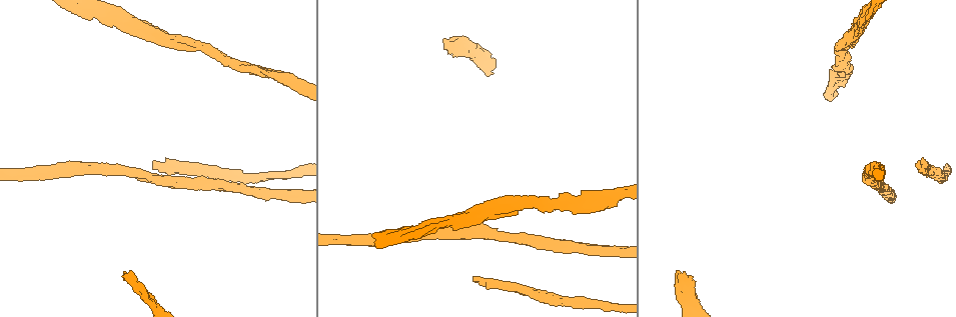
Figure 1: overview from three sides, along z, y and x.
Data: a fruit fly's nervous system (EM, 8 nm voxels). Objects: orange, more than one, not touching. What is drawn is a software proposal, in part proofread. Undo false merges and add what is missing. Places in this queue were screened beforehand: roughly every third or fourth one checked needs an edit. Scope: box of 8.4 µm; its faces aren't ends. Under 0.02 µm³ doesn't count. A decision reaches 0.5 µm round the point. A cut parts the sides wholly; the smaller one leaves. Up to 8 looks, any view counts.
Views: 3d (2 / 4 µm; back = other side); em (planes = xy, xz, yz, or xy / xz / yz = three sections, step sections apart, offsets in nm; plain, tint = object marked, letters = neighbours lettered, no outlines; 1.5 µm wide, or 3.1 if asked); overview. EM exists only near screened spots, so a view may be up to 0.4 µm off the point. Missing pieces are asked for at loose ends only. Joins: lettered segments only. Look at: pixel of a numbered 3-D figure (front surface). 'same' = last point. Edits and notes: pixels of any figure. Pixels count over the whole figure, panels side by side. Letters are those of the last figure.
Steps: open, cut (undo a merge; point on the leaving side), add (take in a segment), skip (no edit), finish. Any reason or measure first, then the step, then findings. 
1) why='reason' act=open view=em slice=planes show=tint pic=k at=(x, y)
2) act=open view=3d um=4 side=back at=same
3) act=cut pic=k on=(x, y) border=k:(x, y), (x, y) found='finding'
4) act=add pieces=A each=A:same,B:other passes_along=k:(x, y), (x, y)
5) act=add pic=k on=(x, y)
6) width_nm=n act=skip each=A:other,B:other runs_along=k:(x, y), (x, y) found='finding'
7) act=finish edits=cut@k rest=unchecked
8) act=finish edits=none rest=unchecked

why='branch stops here' act=open view=em slice=yz step=8 show=letters pic=1 at=(154, 165)

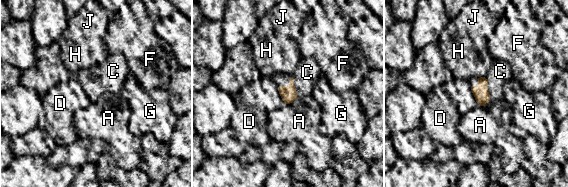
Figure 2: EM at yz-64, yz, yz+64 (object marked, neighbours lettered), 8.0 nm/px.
act=add pic=2 on=(307, 72) each=A:other,C:same,D:other,F:other,G:other,H:other,J:other passes_along=2:(288, 94), (294, 86), (307, 72) found='the neuron continues'

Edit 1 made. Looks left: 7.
act=open view=overview

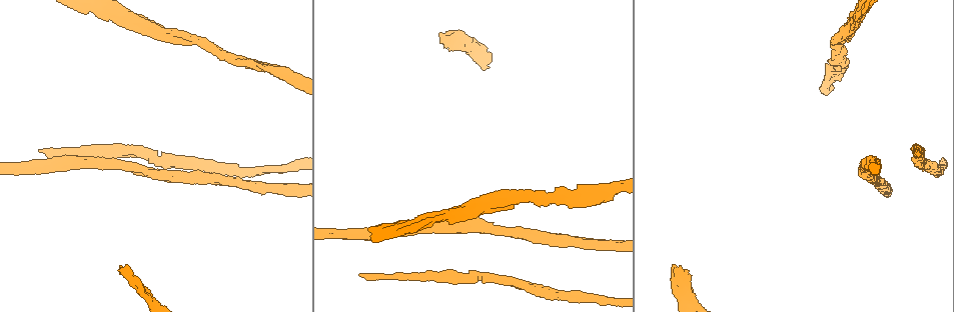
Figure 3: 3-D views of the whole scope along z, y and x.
why='long arm stops here' act=open view=em slice=xy step=4 show=letters pic=3 at=(447, 32)

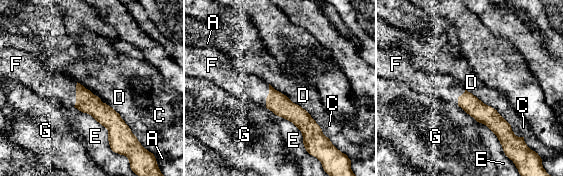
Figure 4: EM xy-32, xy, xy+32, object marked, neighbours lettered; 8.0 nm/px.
act=add pic=4 on=(49, 85) each=A:other,C:other,D:other,E:other,F:same,G:other passes_along=4:(86, 102), (76, 94), (49, 85) found='the neuron continues'

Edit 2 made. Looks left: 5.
act=open view=overview

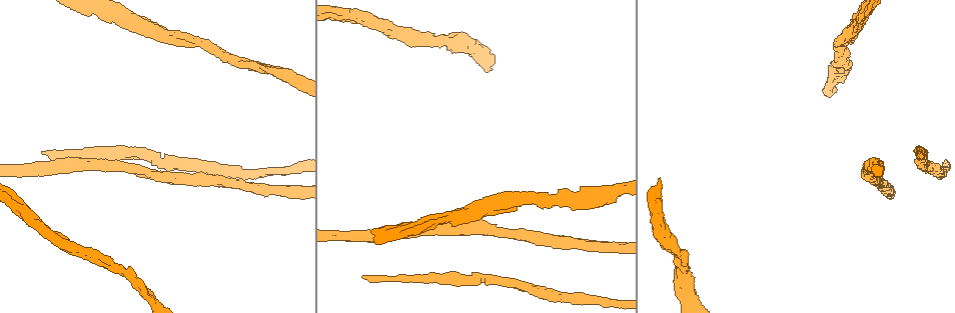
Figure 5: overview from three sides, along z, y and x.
why='free end' act=open view=em slice=planes show=letters pic=5 at=(866, 12)

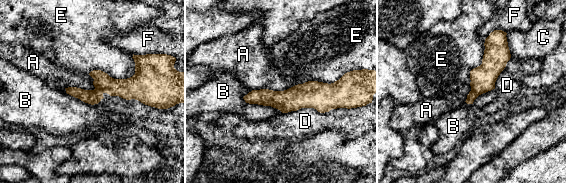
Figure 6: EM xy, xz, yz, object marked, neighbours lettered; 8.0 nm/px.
act=skip each=A:other,B:other,C:other,D:other,E:other,F:other border=6:(70, 86), (84, 89), (95, 88) found='none of them fits'

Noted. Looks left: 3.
act=finish edits=add@2,add@4 rest=unchecked

